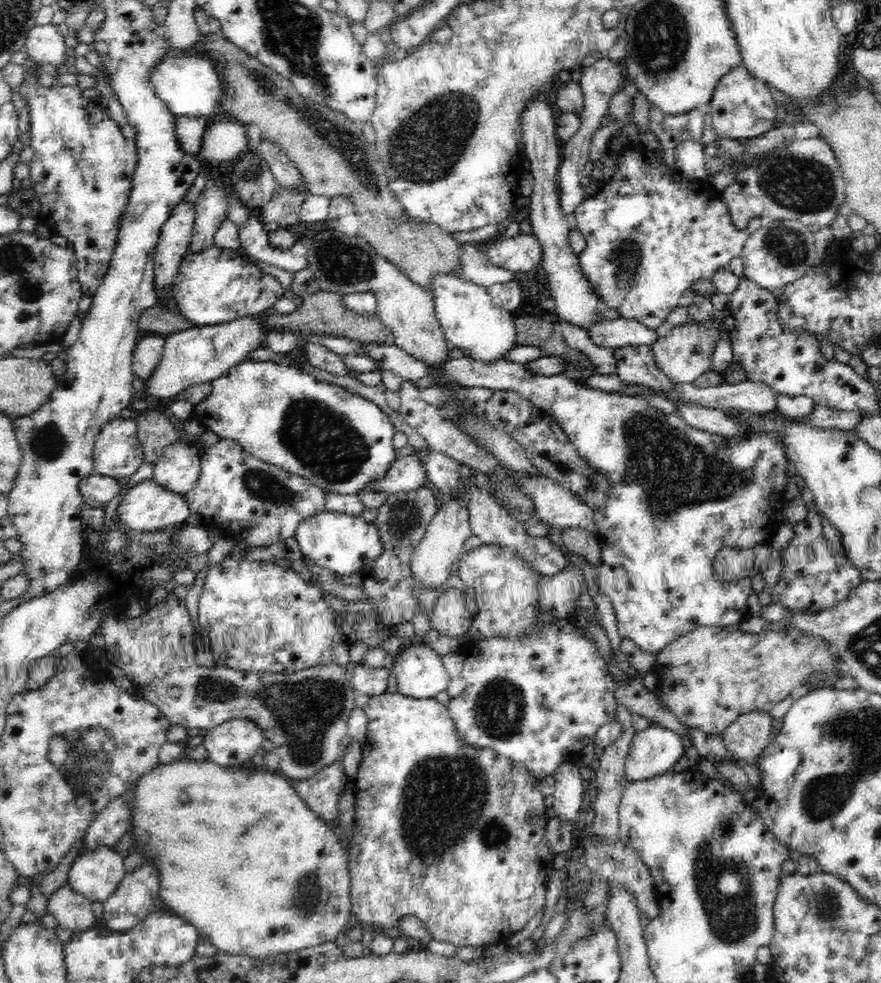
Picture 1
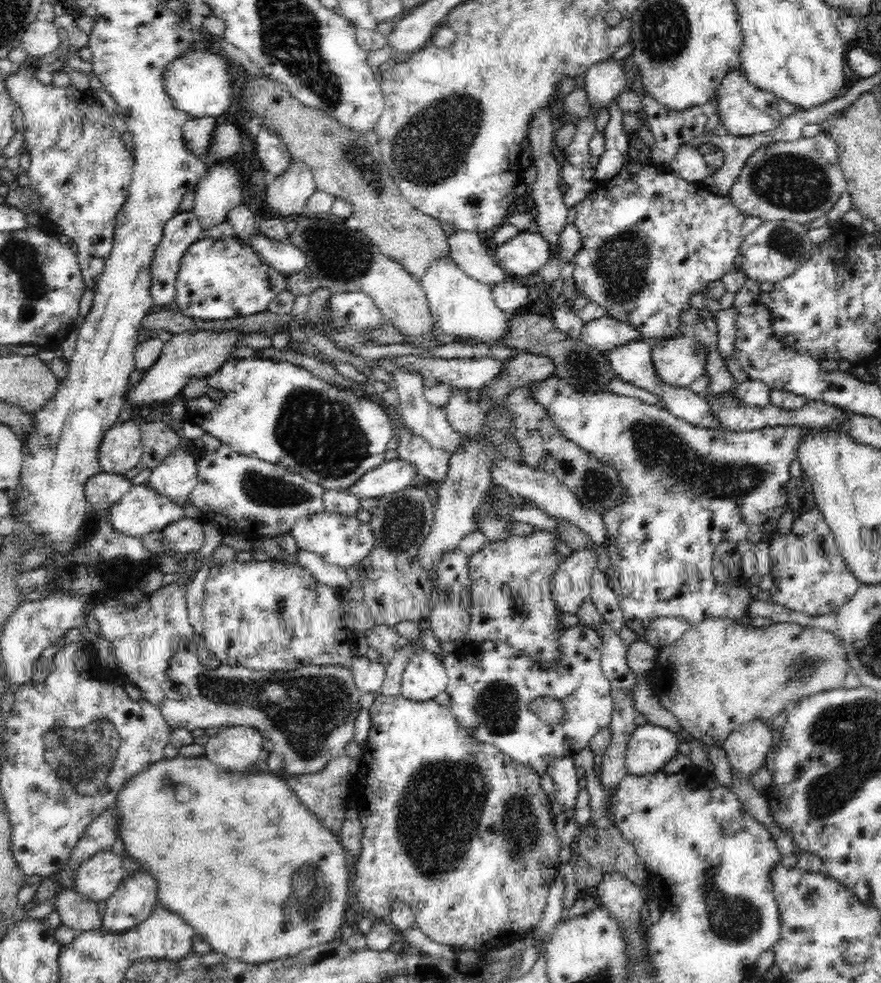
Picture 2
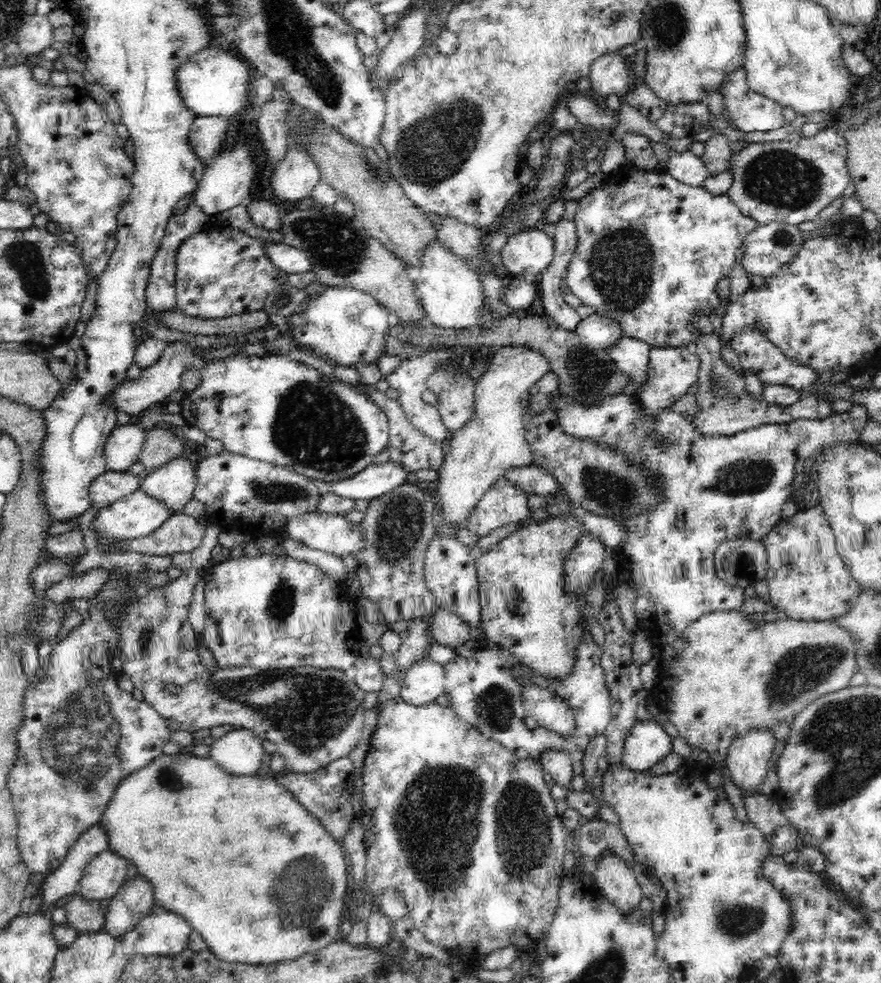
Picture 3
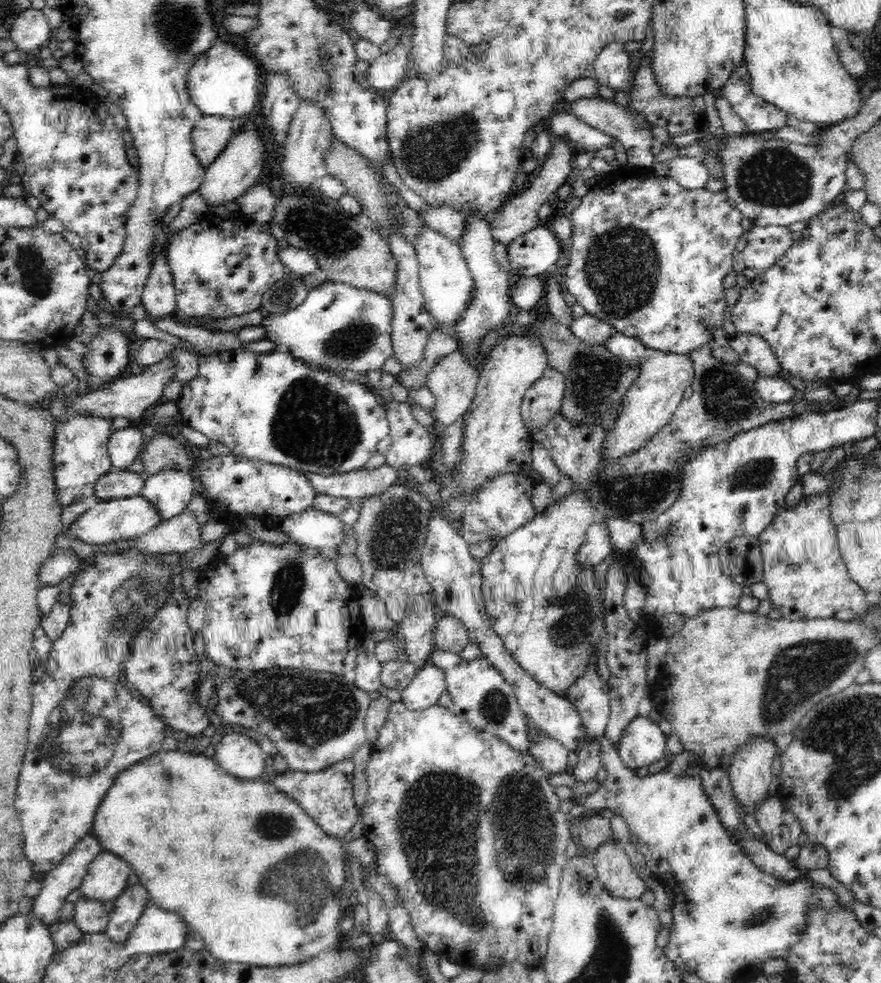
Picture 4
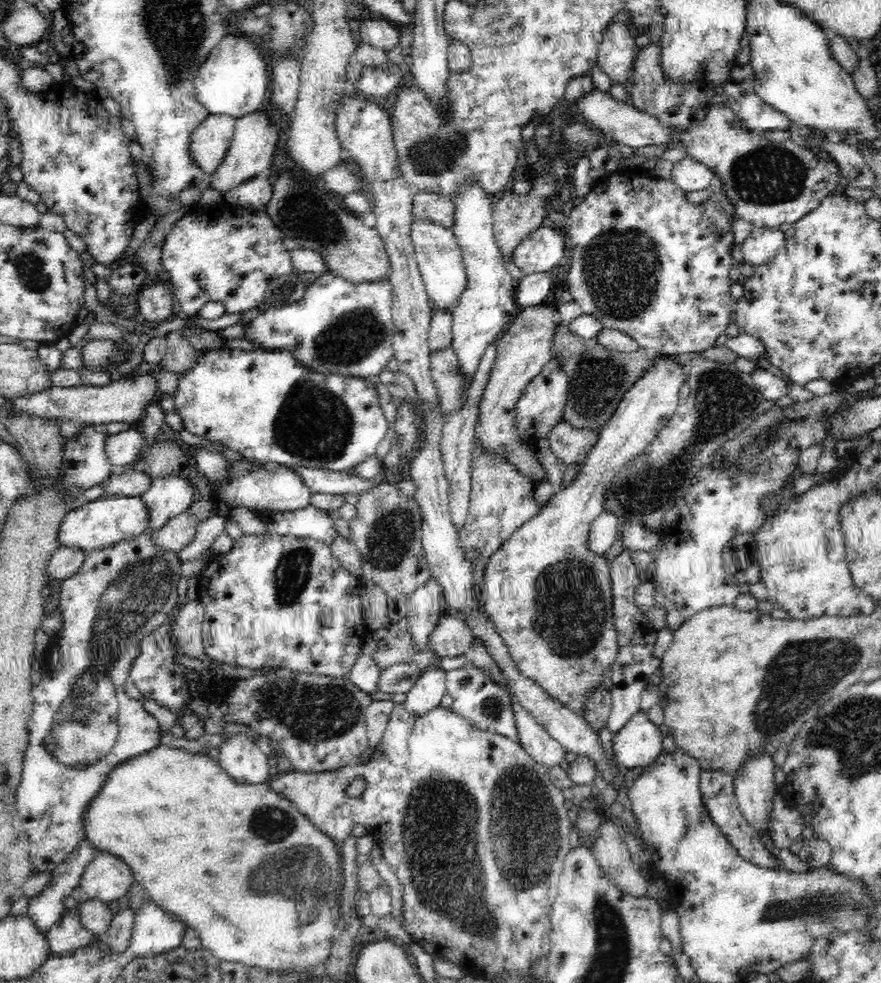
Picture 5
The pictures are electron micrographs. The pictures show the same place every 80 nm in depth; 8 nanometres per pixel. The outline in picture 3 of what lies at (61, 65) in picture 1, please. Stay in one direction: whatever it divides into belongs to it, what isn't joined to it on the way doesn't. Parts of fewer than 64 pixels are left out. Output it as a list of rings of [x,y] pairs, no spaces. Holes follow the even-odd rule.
[[[34,13],[20,26],[16,40],[22,54],[36,55],[51,48],[54,43],[54,28],[47,16]]]

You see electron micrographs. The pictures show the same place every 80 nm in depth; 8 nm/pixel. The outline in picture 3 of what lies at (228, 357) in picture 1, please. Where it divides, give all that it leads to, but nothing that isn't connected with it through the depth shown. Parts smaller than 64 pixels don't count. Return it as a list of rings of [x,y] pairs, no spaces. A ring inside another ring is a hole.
[[[174,344],[163,350],[162,356],[152,366],[142,370],[138,379],[130,380],[126,378],[124,382],[121,382],[120,386],[114,390],[112,394],[112,405],[116,405],[118,412],[126,412],[128,416],[138,416],[143,414],[148,406],[152,406],[157,402],[162,402],[166,398],[176,398],[180,395],[181,378],[188,372],[188,370],[194,370],[196,368],[202,369],[206,364],[206,358],[204,358],[204,352],[202,356],[200,354],[194,354],[188,344]]]

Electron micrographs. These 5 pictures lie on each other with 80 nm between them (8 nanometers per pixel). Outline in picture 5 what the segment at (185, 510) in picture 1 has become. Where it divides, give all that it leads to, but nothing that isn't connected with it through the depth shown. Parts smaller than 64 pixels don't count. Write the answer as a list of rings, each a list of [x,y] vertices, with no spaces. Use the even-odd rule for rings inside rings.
[[[139,496],[99,497],[76,510],[67,512],[58,529],[58,541],[61,546],[77,547],[88,553],[147,533],[150,521],[149,508],[146,508],[145,502]]]

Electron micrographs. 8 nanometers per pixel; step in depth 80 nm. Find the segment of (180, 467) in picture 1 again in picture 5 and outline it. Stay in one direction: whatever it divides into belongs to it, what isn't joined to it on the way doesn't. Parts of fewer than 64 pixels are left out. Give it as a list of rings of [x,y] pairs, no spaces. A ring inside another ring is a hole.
[[[180,474],[151,478],[150,486],[139,496],[149,508],[150,530],[162,529],[172,518],[190,509],[197,498],[194,479]]]

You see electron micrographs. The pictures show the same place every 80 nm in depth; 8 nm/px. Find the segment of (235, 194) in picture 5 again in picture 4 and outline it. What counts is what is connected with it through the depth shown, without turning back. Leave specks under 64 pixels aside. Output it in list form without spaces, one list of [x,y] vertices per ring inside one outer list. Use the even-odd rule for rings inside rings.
[[[257,182],[238,196],[236,203],[248,218],[260,223],[270,223],[276,200],[270,186]]]

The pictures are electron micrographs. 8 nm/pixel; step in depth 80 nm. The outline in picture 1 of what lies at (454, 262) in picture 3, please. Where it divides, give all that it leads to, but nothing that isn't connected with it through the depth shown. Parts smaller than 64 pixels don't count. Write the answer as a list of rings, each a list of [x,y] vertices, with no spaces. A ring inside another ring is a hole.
[[[436,276],[434,278],[434,309],[444,336],[455,350],[469,360],[478,360],[483,364],[506,360],[508,352],[516,345],[514,320],[510,313],[494,307],[488,287],[464,280],[456,276]]]

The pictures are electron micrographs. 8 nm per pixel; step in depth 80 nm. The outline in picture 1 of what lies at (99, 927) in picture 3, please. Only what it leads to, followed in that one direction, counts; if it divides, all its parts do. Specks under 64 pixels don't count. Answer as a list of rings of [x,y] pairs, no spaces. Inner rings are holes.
[[[64,884],[48,897],[47,914],[54,916],[58,927],[84,931],[93,928],[98,922],[92,903],[68,884]]]

